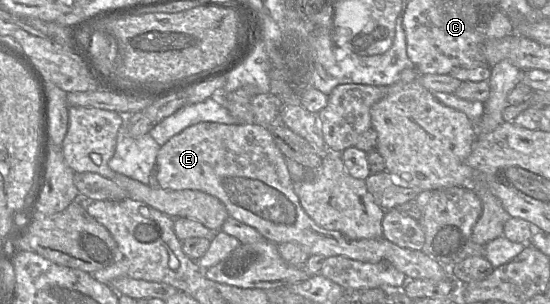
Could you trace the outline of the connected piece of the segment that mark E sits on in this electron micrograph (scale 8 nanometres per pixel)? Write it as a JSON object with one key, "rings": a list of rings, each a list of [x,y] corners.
{"rings":[[[200,122],[189,126],[181,133],[170,138],[158,151],[156,157],[159,187],[165,190],[199,190],[218,198],[226,207],[230,217],[256,229],[264,239],[277,245],[294,242],[301,245],[310,255],[324,258],[344,256],[352,260],[378,263],[386,261],[400,272],[407,280],[430,279],[443,280],[450,276],[449,269],[427,256],[422,250],[400,247],[383,236],[373,239],[351,239],[338,231],[327,230],[316,224],[304,211],[293,190],[286,165],[286,158],[274,142],[268,128],[255,123],[221,124]]]}

